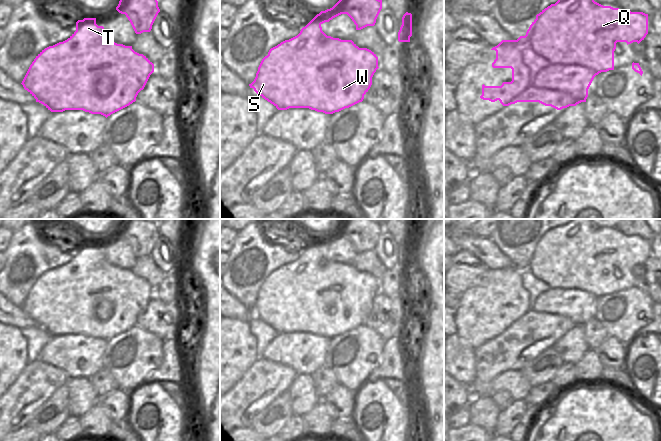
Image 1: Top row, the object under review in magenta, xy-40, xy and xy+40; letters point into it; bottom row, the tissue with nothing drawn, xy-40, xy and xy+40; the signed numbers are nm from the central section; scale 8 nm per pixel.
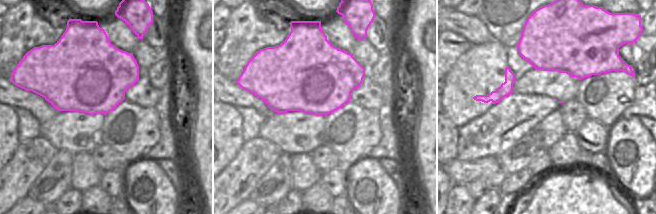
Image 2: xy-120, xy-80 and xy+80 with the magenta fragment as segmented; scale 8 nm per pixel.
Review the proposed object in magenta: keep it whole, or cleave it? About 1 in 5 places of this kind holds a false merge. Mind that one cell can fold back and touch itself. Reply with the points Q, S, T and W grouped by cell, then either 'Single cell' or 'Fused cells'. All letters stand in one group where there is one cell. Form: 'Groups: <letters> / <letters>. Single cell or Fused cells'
Groups: Q S T W. Single cell.

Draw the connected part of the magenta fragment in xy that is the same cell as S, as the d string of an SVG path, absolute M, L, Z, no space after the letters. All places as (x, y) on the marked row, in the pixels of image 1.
M339 0L332 8L317 14L297 36L271 48L268 55L262 59L254 81L249 84L250 88L278 110L309 108L317 112L333 114L362 102L372 85L372 77L379 68L378 57L367 48L359 48L352 40L327 36L322 31L321 25L341 14L347 14L356 25L356 30L361 30L375 25L381 9L382 0Z

